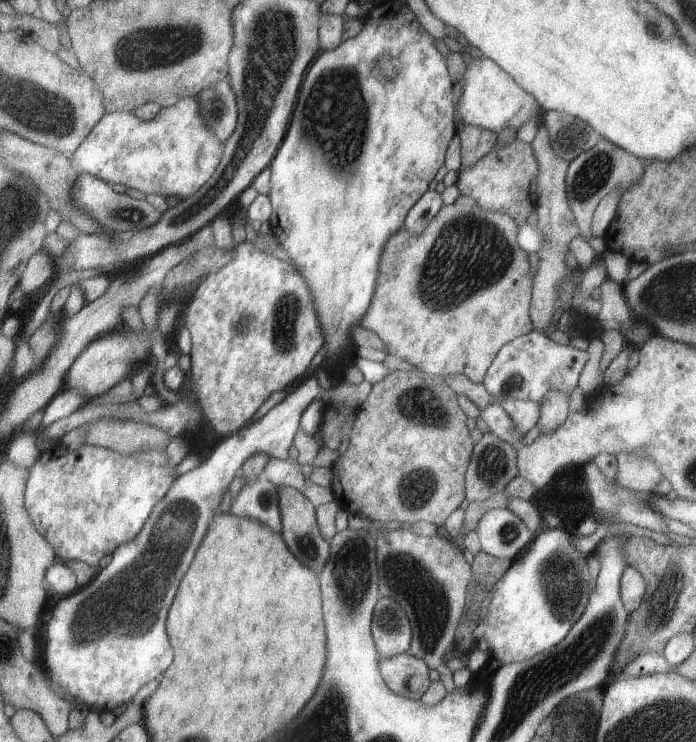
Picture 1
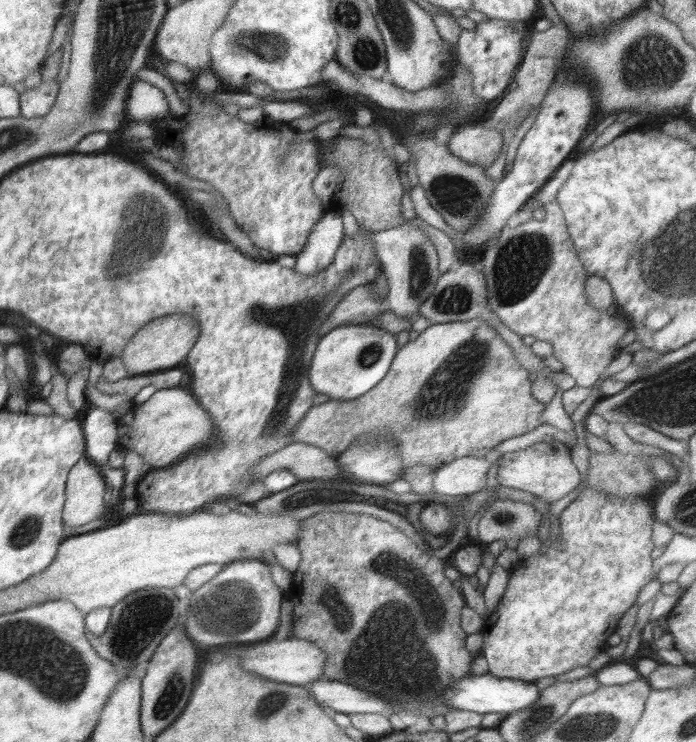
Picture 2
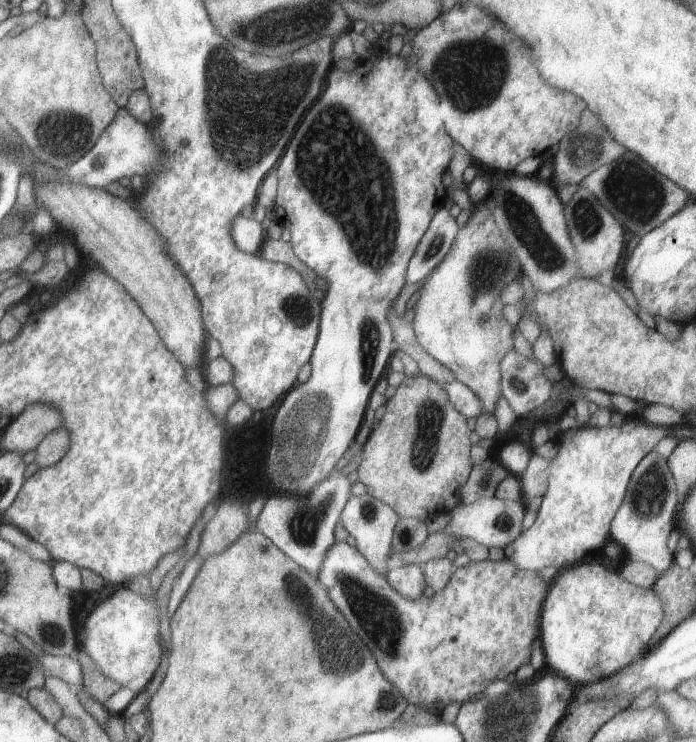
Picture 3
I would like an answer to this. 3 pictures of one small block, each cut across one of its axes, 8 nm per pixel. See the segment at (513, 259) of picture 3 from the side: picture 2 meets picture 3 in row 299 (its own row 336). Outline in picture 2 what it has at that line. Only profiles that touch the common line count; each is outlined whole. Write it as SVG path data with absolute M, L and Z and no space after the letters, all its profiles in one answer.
M474 318L466 321L432 324L423 330L414 341L408 341L402 348L398 349L386 376L371 391L352 400L339 401L329 399L321 405L312 405L312 408L304 415L304 419L300 420L300 424L292 429L292 443L306 443L324 450L330 456L336 457L345 452L353 444L352 442L356 442L360 438L360 434L366 436L366 432L384 428L386 430L384 434L391 437L394 442L398 442L397 446L399 450L397 452L402 456L402 469L416 466L416 464L424 464L424 466L432 466L432 468L439 469L443 464L452 462L456 458L462 458L463 456L485 457L500 442L504 442L504 440L514 438L515 436L522 436L522 434L526 434L526 432L530 432L544 423L542 422L542 413L544 413L544 409L546 409L546 405L548 404L544 404L544 402L540 402L532 396L531 386L533 383L528 379L528 373L529 370L522 368L510 344L498 334L498 330L494 326L490 326L490 322L486 322L482 318Z

